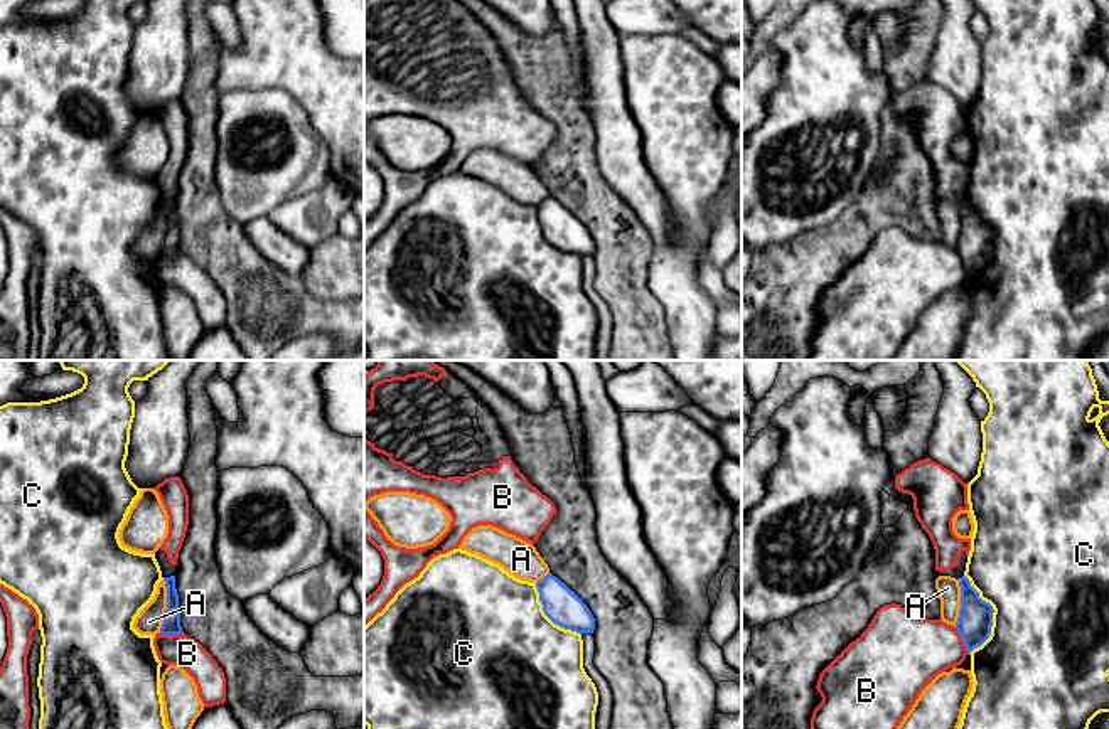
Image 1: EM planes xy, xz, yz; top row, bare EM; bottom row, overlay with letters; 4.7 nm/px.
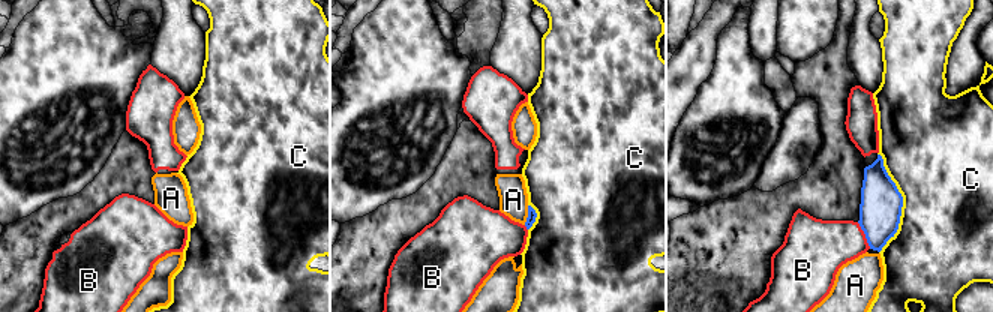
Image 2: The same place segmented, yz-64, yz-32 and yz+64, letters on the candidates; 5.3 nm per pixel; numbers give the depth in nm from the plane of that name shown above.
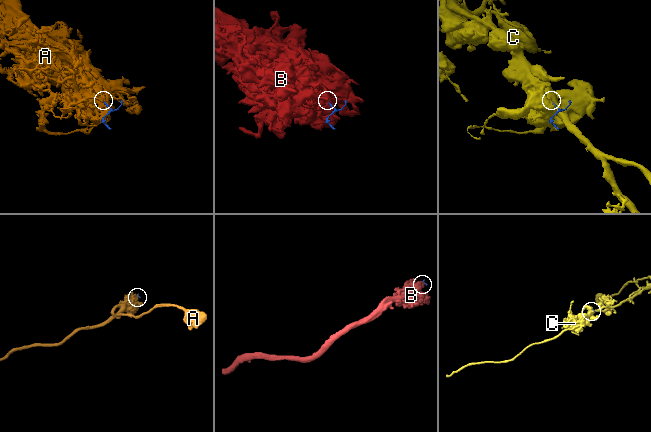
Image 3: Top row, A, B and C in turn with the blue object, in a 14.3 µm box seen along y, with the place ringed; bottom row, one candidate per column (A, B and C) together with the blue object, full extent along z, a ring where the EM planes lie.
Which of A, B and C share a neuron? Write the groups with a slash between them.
A / B / C

